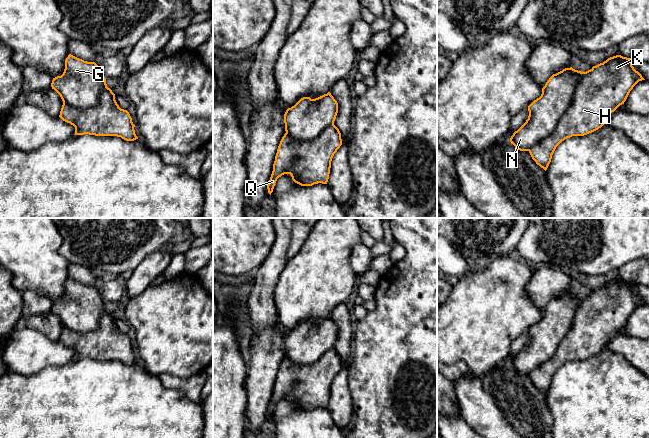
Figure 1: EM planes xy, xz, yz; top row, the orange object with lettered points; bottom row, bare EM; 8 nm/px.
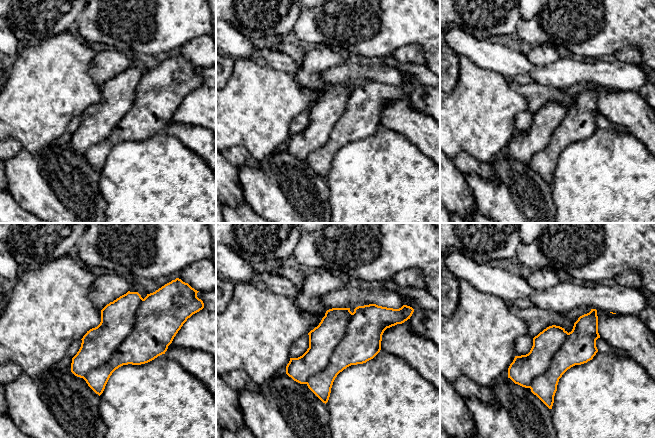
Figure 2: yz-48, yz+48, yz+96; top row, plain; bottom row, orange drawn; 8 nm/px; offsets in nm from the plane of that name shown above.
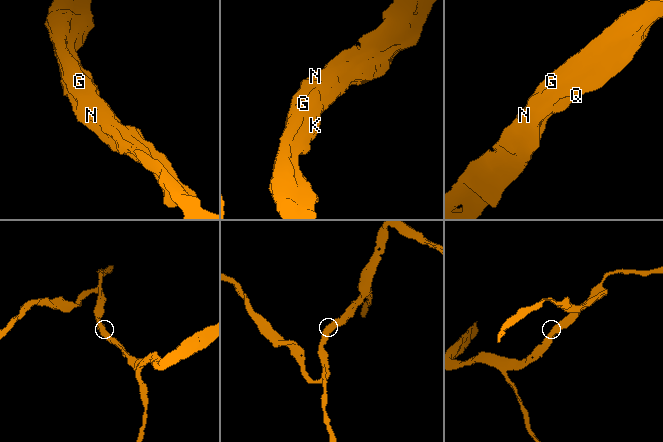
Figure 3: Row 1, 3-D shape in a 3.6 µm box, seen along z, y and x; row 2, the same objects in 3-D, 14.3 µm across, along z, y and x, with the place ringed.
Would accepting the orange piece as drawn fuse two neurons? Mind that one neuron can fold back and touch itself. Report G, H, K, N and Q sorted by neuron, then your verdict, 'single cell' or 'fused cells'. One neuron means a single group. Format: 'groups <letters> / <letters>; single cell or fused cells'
groups G H K N Q; single cell

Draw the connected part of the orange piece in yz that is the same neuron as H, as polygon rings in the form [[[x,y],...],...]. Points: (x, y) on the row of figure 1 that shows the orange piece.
[[[616,55],[586,72],[570,67],[553,74],[542,88],[541,96],[528,106],[528,119],[513,133],[510,138],[511,144],[520,151],[528,151],[536,164],[546,171],[556,147],[562,141],[572,136],[584,136],[601,128],[607,123],[610,114],[624,104],[633,87],[639,81],[645,80],[632,66],[632,60]]]

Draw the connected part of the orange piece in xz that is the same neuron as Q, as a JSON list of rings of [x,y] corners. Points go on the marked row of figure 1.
[[[330,92],[315,99],[303,97],[286,110],[284,114],[286,133],[278,146],[267,185],[270,195],[277,179],[284,174],[290,174],[292,180],[301,186],[327,184],[332,158],[342,145],[341,133],[334,125],[337,113],[338,103]]]

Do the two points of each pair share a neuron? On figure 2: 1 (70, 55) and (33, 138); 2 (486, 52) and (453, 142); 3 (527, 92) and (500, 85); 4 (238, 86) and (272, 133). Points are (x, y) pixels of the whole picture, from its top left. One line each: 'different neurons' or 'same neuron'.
1: same neuron
2: different neurons
3: different neurons
4: same neuron

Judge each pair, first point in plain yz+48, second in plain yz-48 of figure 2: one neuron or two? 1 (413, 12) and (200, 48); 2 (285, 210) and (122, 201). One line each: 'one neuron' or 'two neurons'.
1: two neurons
2: two neurons

